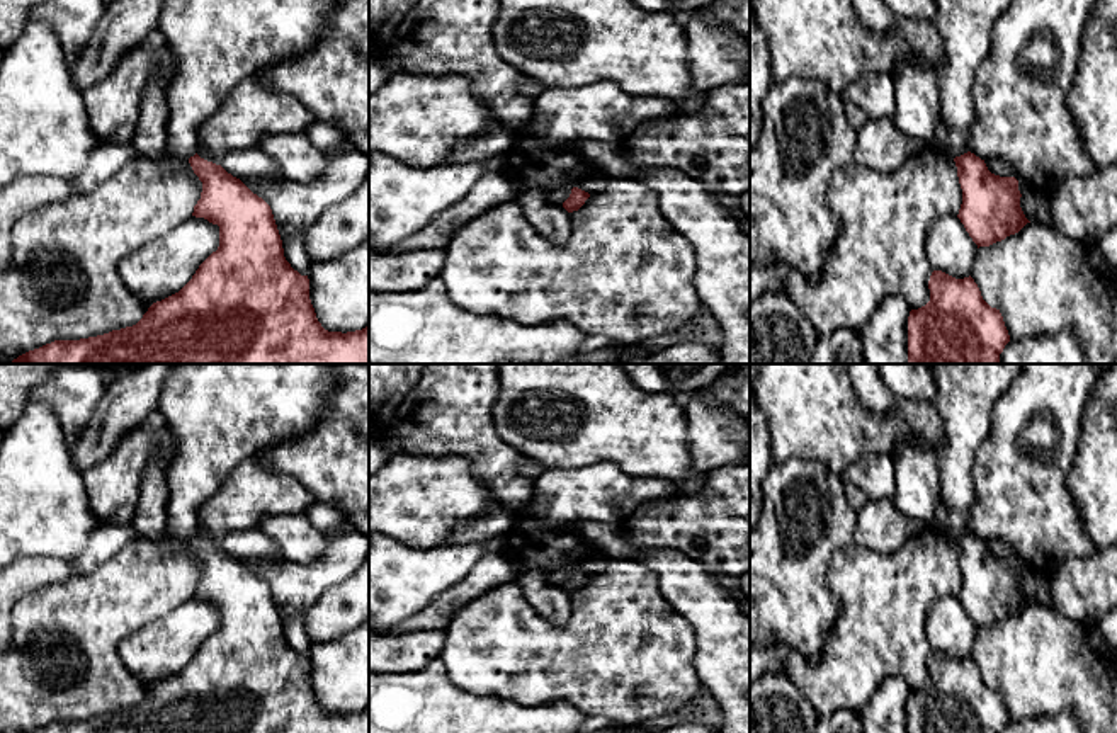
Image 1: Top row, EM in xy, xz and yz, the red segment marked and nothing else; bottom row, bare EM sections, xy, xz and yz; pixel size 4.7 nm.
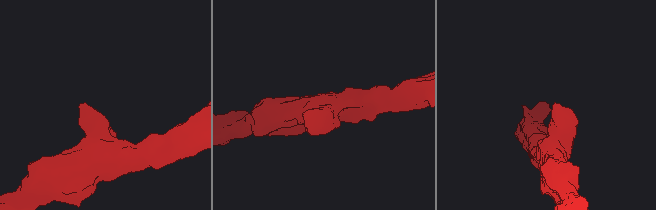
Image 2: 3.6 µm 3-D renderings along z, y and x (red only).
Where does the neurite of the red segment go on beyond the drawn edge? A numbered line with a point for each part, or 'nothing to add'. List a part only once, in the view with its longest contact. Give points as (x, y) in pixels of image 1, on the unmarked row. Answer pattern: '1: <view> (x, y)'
nothing to add

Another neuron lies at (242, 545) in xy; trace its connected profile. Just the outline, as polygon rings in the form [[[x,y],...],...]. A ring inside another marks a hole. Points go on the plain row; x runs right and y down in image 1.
[[[255,529],[226,534],[221,548],[240,561],[248,558],[284,558],[279,546]]]

